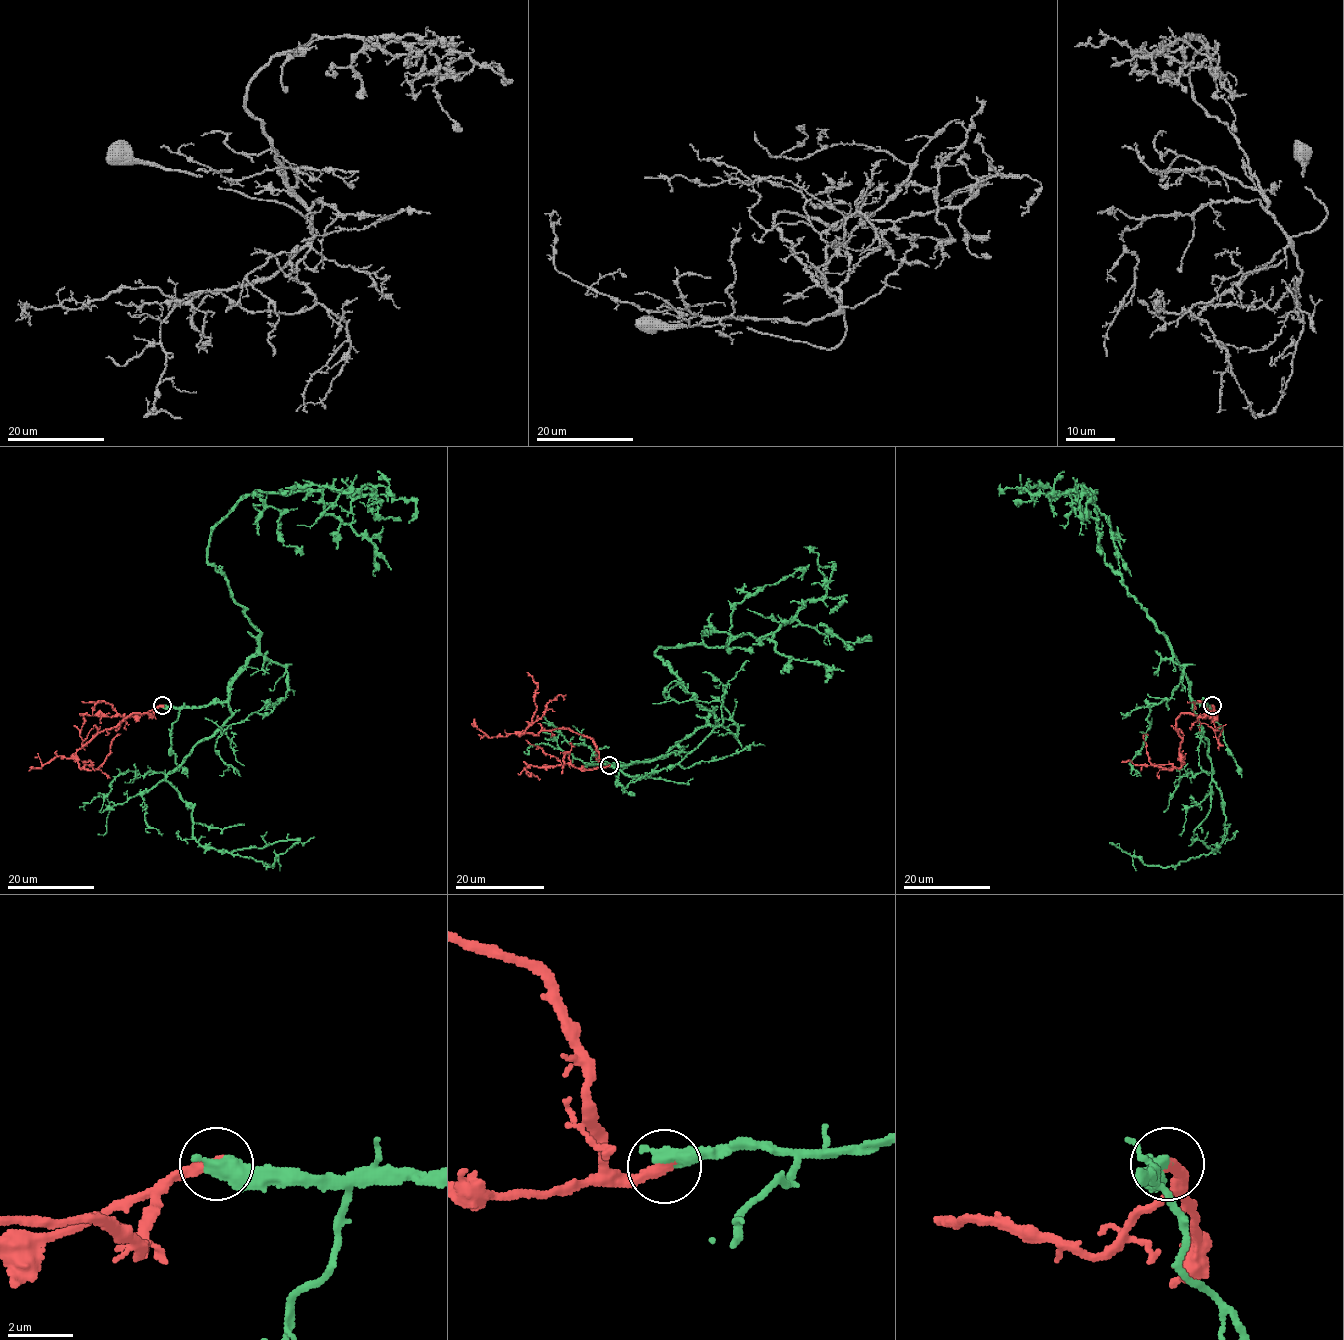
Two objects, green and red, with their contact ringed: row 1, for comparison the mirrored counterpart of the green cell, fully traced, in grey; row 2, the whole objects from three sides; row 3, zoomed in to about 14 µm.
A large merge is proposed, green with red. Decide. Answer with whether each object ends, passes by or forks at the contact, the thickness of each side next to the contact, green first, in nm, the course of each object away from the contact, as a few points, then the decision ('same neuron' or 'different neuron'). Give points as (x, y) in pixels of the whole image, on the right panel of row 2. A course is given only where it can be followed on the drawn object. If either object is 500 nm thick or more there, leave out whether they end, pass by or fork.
green passes by | red ends | 360/400 nm | green via (1212, 706), (1195, 702), (1170, 642), (1104, 560), (1096, 490), (1070, 489), (1080, 485), (1092, 499), (1090, 523) | red via (1212, 706), (1202, 718), (1182, 713), (1176, 720), (1178, 768), (1149, 761), (1143, 737), (1148, 735) | same neuron

